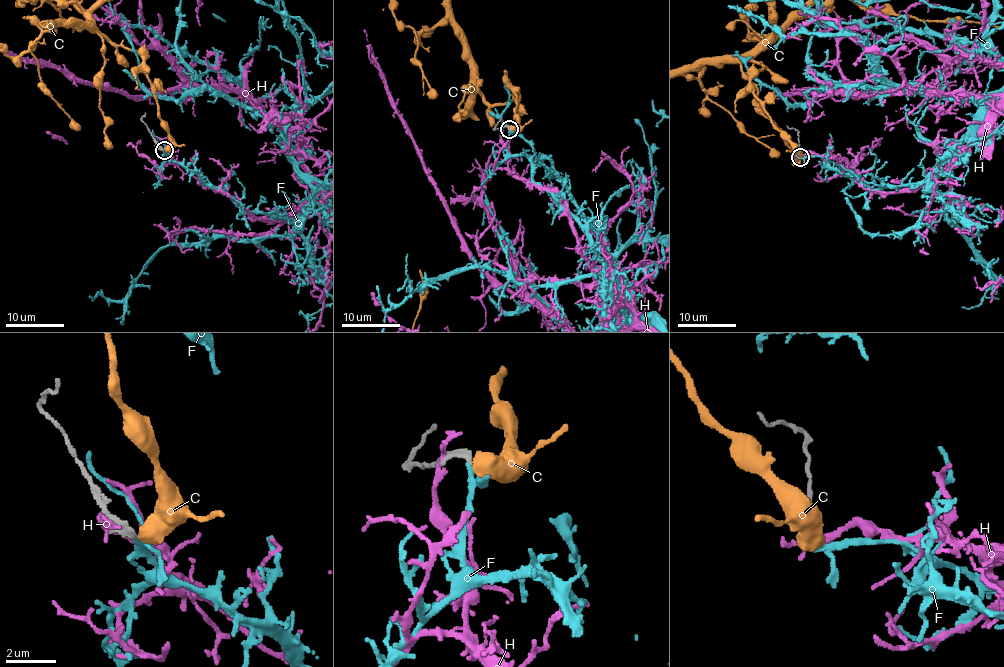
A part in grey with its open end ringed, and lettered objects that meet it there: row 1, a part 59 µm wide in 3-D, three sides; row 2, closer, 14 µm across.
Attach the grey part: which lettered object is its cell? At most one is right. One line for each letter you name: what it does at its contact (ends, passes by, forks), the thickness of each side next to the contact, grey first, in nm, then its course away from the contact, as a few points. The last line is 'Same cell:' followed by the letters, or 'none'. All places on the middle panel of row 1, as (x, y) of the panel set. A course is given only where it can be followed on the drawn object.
F: it passes by | 160/140 nm
Same cell: F

